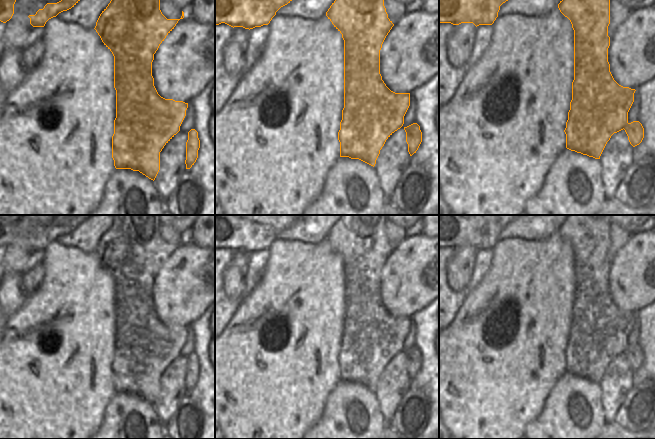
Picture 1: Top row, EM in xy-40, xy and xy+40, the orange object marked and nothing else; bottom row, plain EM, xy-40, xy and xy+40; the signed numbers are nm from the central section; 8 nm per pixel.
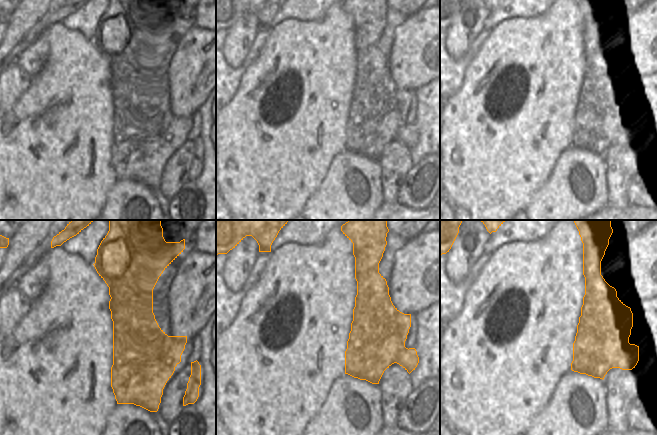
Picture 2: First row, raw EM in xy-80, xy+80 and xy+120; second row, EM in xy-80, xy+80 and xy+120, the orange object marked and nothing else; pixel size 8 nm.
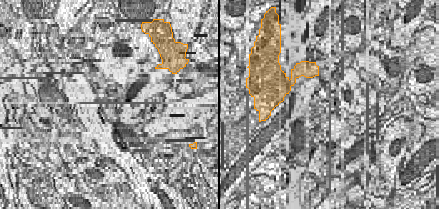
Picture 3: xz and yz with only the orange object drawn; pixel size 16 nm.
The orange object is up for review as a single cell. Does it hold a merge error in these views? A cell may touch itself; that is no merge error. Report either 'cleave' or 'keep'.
cleave

